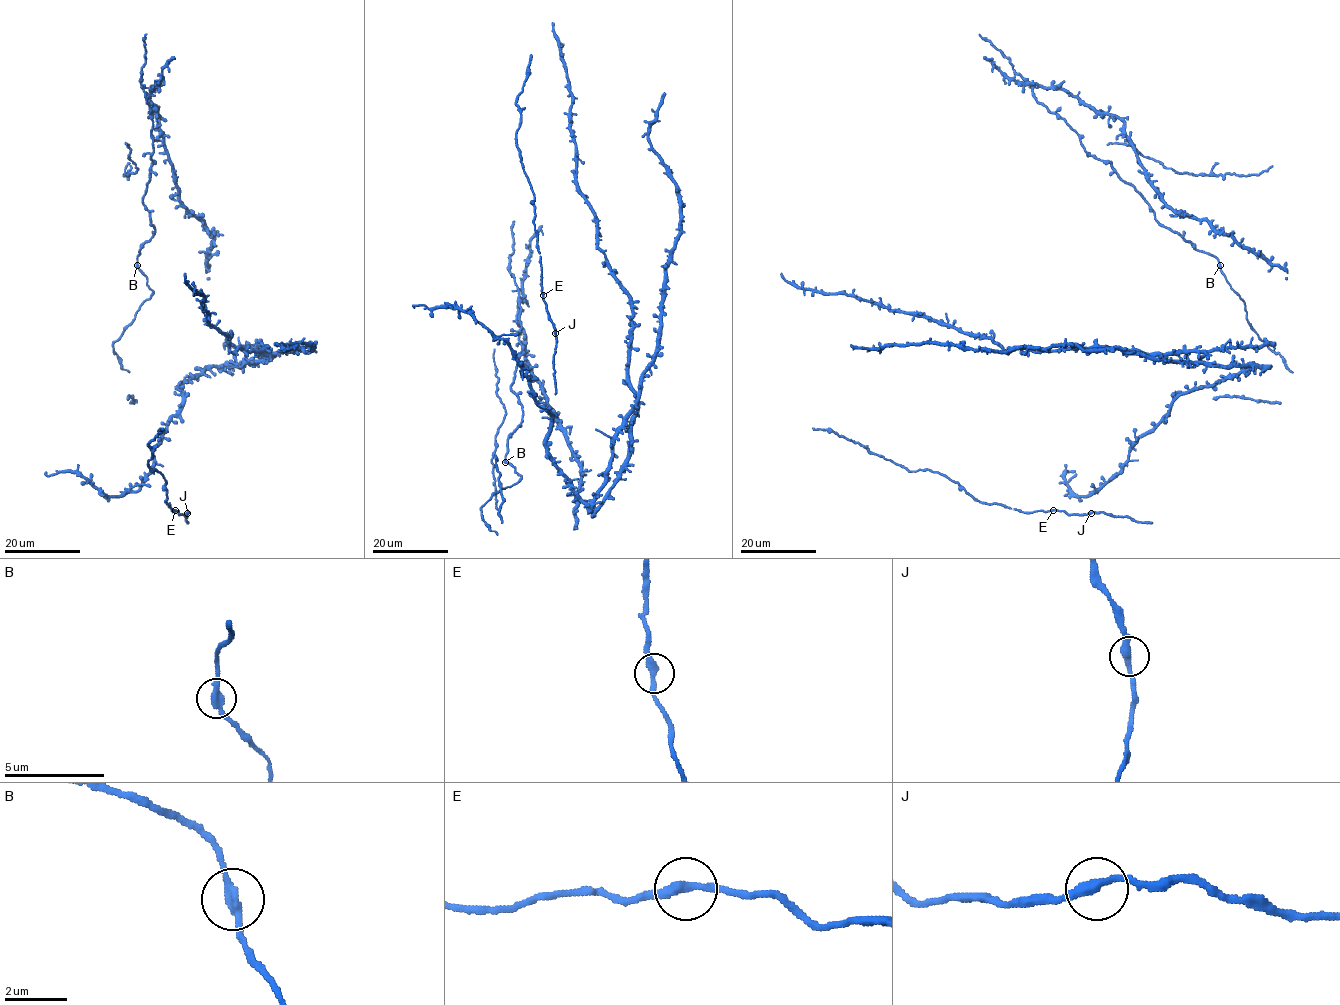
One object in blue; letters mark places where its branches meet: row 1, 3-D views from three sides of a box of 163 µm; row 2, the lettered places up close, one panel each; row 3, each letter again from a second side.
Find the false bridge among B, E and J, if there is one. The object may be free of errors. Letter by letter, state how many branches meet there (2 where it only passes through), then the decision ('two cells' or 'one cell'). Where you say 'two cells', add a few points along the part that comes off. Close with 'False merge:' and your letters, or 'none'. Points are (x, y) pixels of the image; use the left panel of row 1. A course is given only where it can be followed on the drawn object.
B: branches 2; one cell
E: branches 2; one cell
J: branches 2; one cell
False merge: none

